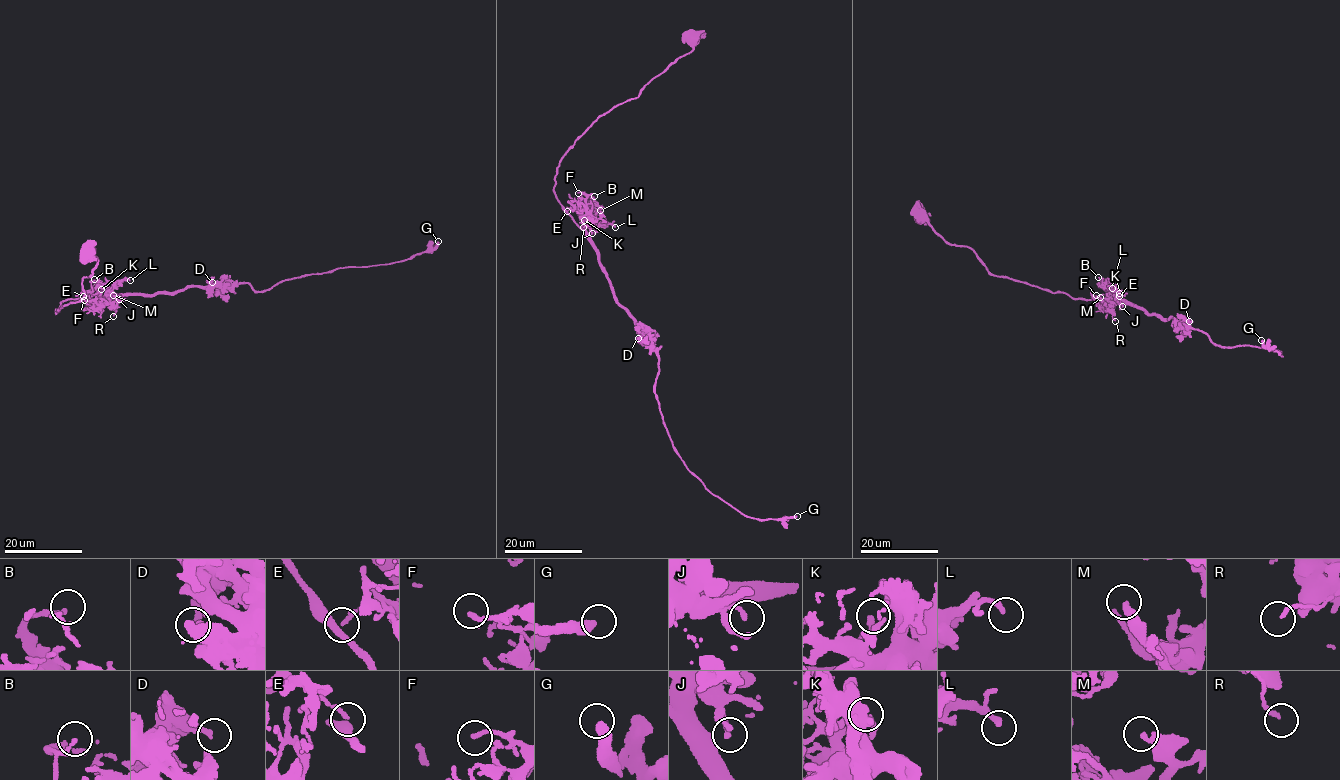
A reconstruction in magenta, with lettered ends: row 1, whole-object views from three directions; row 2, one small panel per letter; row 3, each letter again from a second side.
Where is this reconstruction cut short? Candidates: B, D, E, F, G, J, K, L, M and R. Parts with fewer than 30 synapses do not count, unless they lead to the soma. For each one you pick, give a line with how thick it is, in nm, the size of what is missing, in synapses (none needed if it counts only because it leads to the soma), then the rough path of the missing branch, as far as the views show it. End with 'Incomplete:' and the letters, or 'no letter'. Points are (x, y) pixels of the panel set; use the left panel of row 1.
Incomplete: no letter

